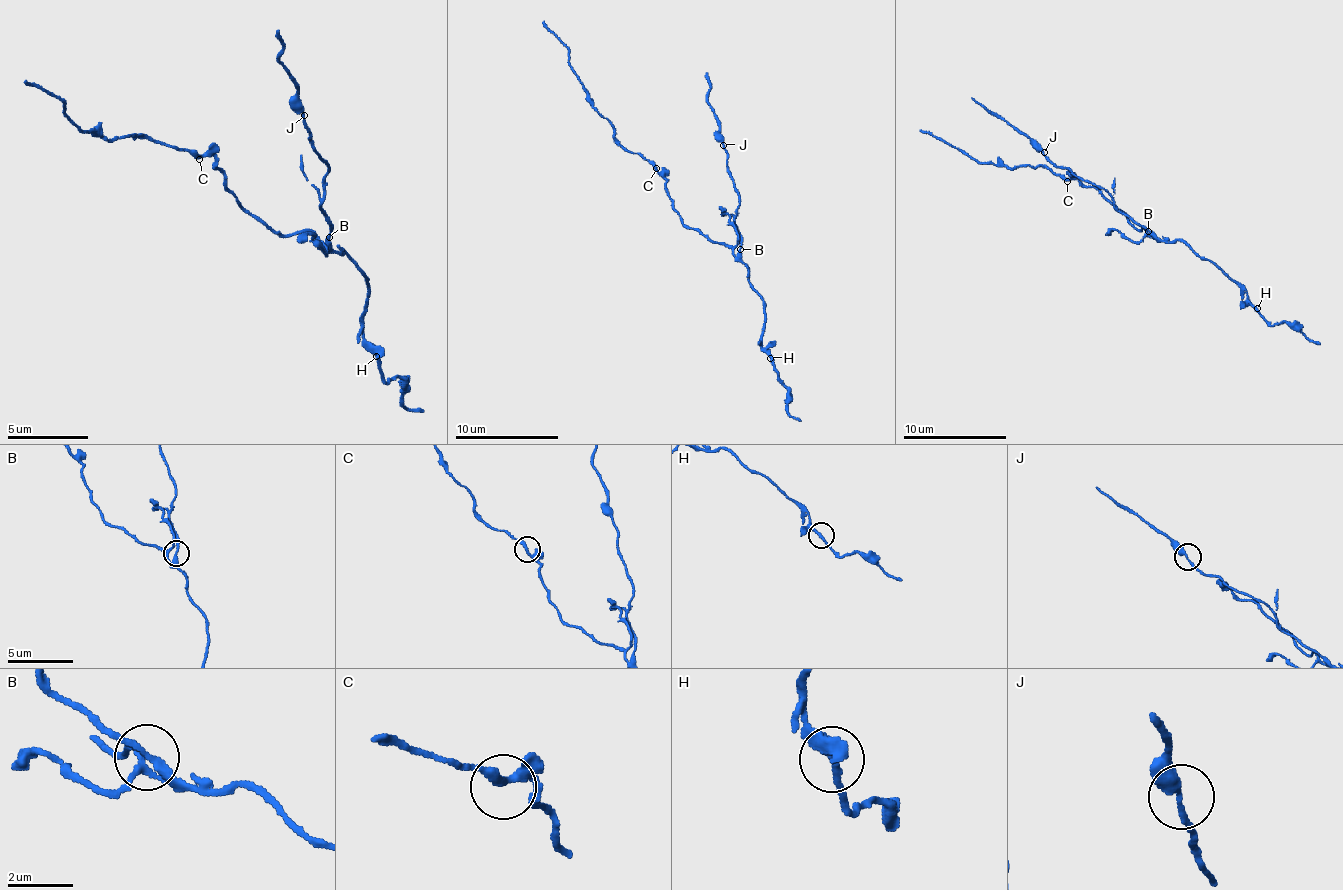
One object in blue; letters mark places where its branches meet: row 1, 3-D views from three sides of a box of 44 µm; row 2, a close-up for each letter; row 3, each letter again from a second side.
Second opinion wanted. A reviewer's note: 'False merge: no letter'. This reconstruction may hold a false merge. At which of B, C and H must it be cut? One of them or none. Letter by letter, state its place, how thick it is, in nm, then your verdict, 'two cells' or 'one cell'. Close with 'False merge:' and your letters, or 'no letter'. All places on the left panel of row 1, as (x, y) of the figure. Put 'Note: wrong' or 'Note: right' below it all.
B: place (329, 237); calibre 240 nm; two cells
C: place (199, 159); calibre 240 nm; one cell
H: place (376, 356); calibre 240 nm; one cell
False merge: B
Note: wrong

